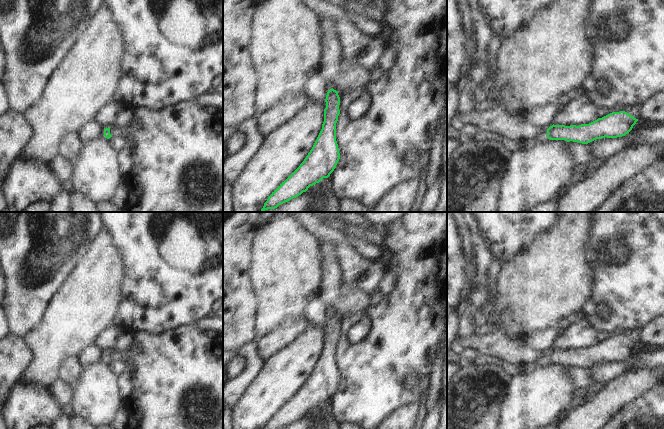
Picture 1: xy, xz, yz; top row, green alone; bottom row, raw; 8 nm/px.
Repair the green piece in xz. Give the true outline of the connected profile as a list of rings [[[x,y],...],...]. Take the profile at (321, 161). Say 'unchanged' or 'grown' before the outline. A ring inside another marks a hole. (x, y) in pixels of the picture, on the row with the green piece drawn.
unchanged; [[[333,88],[326,95],[322,129],[306,158],[300,166],[282,182],[268,197],[261,212],[298,197],[310,186],[328,178],[340,159],[336,141],[336,123],[340,114],[340,97]]]

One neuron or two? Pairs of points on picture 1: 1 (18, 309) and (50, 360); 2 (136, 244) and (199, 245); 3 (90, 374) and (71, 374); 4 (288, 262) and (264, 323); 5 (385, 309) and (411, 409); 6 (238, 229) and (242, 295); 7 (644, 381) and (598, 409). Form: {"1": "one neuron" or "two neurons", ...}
{"1": "two neurons", "2": "one neuron", "3": "two neurons", "4": "one neuron", "5": "two neurons", "6": "one neuron", "7": "one neuron"}

